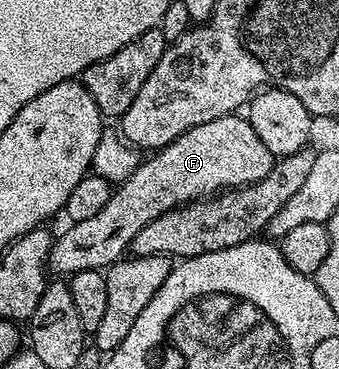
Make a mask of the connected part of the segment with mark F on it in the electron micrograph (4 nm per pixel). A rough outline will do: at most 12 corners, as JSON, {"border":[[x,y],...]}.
{"border":[[240,113],[149,155],[94,217],[53,238],[49,272],[104,271],[154,217],[262,181]]}

